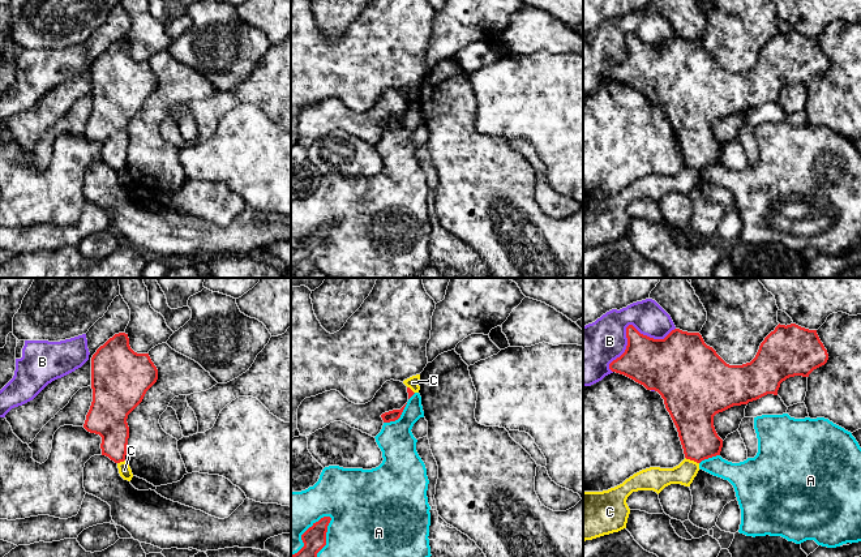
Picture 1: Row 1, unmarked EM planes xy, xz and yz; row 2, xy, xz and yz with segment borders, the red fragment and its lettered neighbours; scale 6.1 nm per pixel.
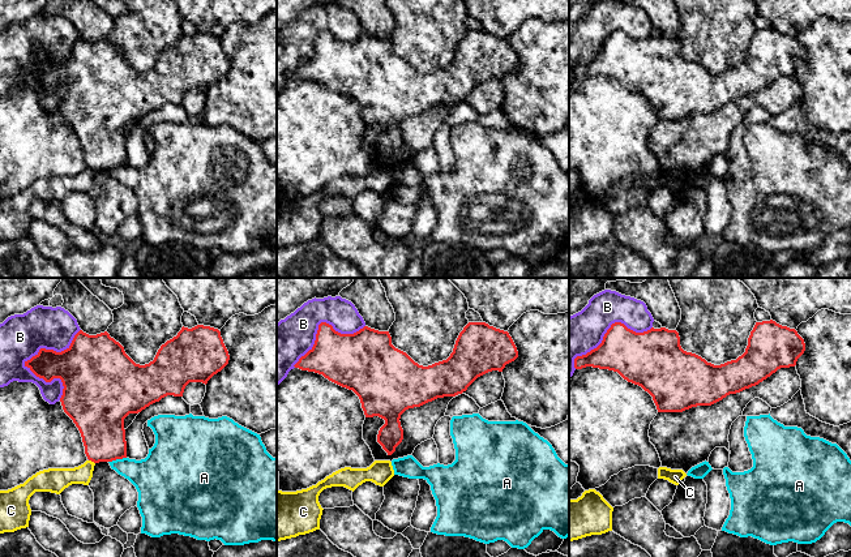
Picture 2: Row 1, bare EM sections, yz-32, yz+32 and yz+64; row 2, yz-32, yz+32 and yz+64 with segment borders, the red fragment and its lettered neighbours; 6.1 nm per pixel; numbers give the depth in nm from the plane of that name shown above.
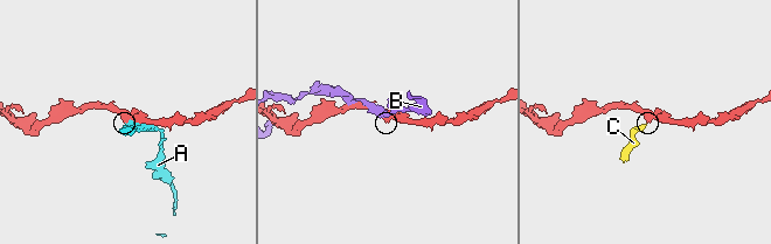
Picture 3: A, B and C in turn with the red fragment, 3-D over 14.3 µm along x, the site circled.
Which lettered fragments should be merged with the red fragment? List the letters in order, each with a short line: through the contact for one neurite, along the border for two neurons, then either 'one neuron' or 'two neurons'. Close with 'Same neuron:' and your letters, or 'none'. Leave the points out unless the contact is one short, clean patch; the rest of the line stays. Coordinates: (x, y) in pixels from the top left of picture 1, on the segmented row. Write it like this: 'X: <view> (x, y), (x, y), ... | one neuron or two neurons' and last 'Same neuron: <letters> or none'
A: two neurons
B: two neurons
C: yz (685, 457), (698, 463) | two neurons
Same neuron: none

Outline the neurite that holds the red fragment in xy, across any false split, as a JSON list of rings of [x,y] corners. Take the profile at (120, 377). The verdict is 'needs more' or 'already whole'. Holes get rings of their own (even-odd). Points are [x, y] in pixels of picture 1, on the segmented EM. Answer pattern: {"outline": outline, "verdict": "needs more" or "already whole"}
{"outline": [[[125,333],[115,334],[91,357],[93,402],[83,428],[102,437],[102,455],[125,460],[128,415],[157,382],[158,369],[149,354],[137,354]]], "verdict": "already whole"}

